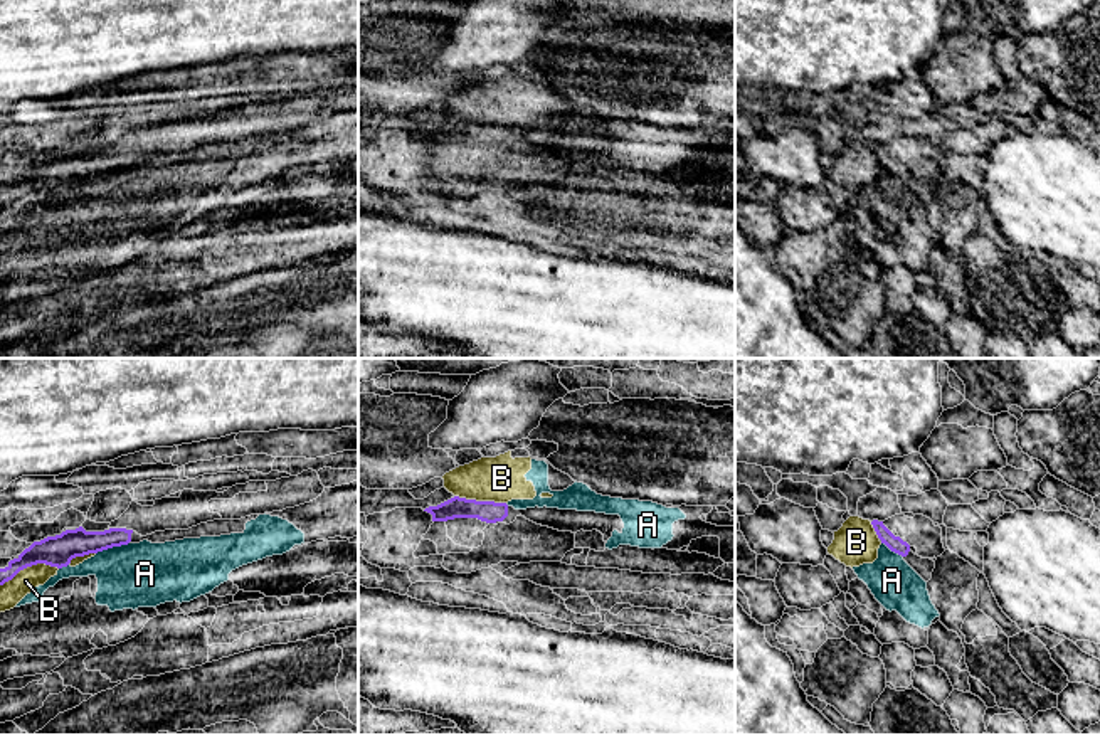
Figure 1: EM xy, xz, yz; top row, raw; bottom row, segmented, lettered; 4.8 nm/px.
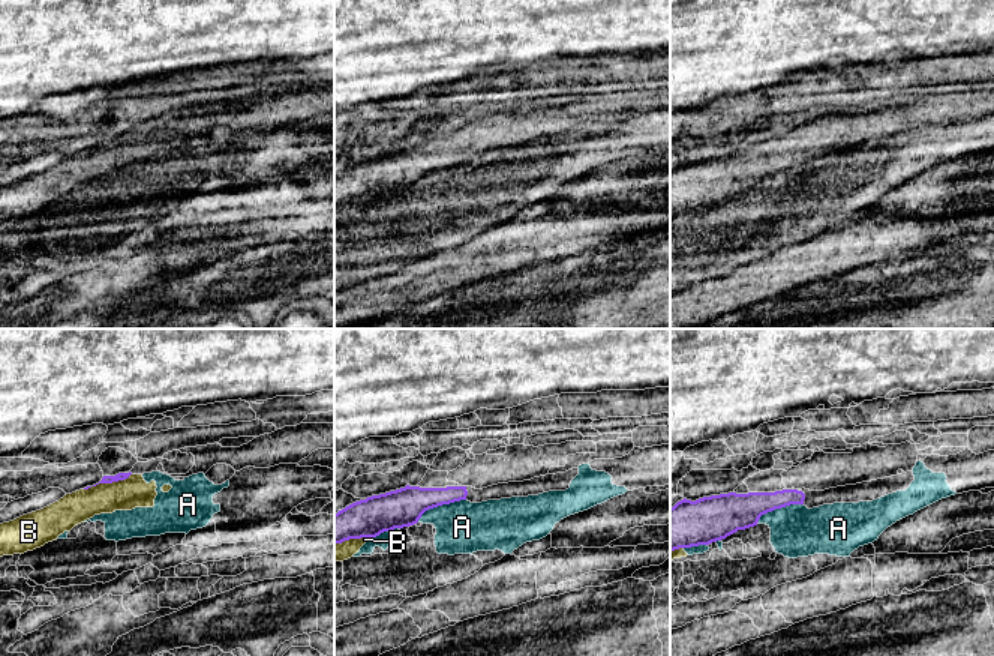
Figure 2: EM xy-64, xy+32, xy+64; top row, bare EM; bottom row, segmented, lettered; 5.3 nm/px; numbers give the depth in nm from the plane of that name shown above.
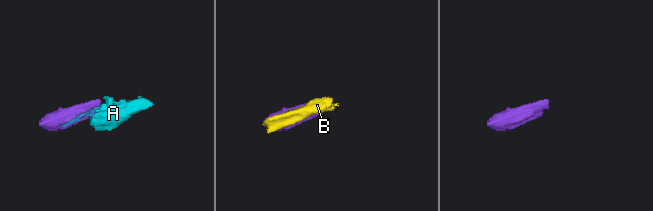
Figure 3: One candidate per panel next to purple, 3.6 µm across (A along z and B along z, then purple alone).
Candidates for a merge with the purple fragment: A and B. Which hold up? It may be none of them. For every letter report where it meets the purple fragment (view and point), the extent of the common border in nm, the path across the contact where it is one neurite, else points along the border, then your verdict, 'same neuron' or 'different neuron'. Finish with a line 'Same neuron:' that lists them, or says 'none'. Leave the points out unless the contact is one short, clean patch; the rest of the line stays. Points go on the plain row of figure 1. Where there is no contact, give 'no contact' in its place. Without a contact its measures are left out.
A: xy (111, 170) | 170 nm | different neuron
B: xy (29, 189) | 300 nm | different neuron
Same neuron: none

